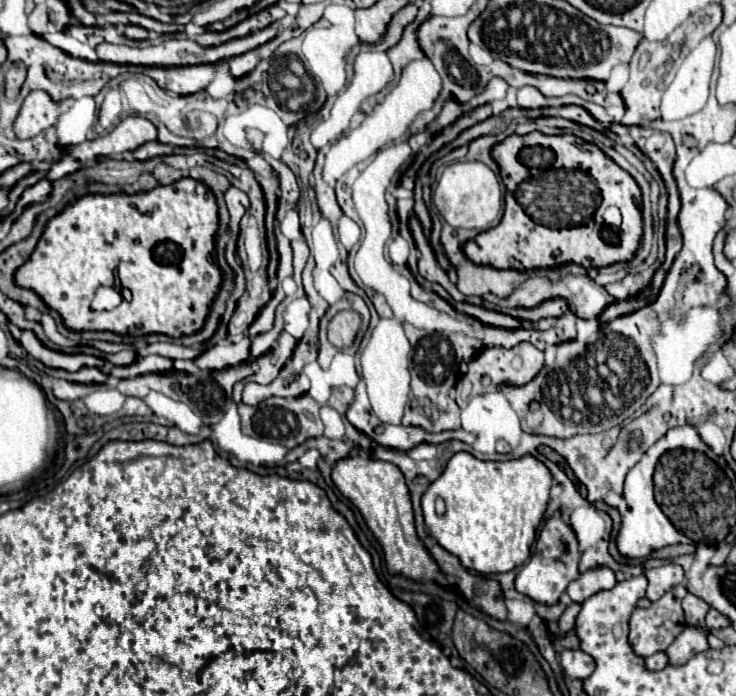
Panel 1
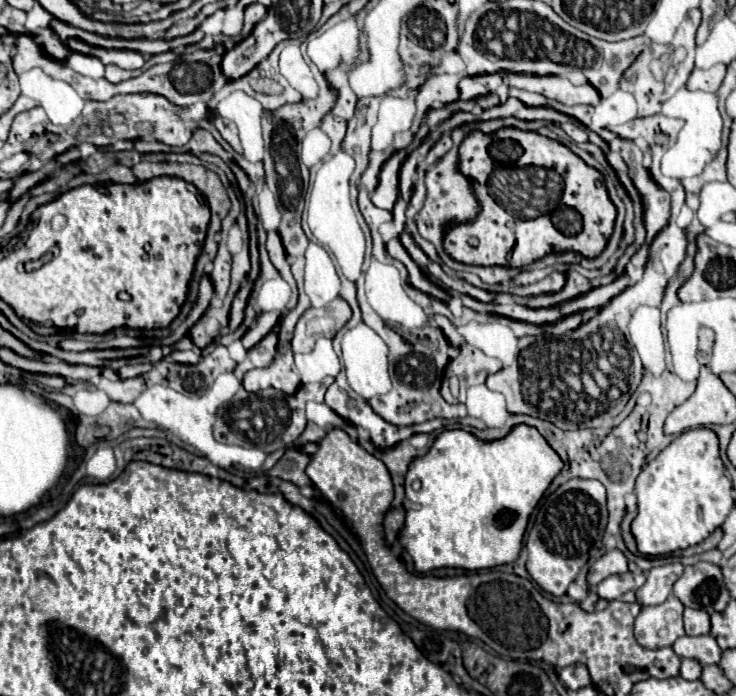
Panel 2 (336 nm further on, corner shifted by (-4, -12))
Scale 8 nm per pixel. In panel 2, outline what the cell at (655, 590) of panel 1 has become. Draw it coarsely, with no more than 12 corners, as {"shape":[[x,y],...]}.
{"shape":[[680,562],[652,568],[636,590],[642,606],[662,604],[682,574]]}

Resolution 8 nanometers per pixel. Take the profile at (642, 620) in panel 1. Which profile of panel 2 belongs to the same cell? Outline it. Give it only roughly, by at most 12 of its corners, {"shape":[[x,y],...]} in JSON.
{"shape":[[676,596],[644,606],[634,634],[644,648],[672,646],[684,636]]}

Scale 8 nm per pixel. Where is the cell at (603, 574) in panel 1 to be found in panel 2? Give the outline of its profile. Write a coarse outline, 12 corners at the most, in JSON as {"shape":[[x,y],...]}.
{"shape":[[614,548],[600,556],[588,572],[596,586],[610,574],[628,572],[628,558]]}

